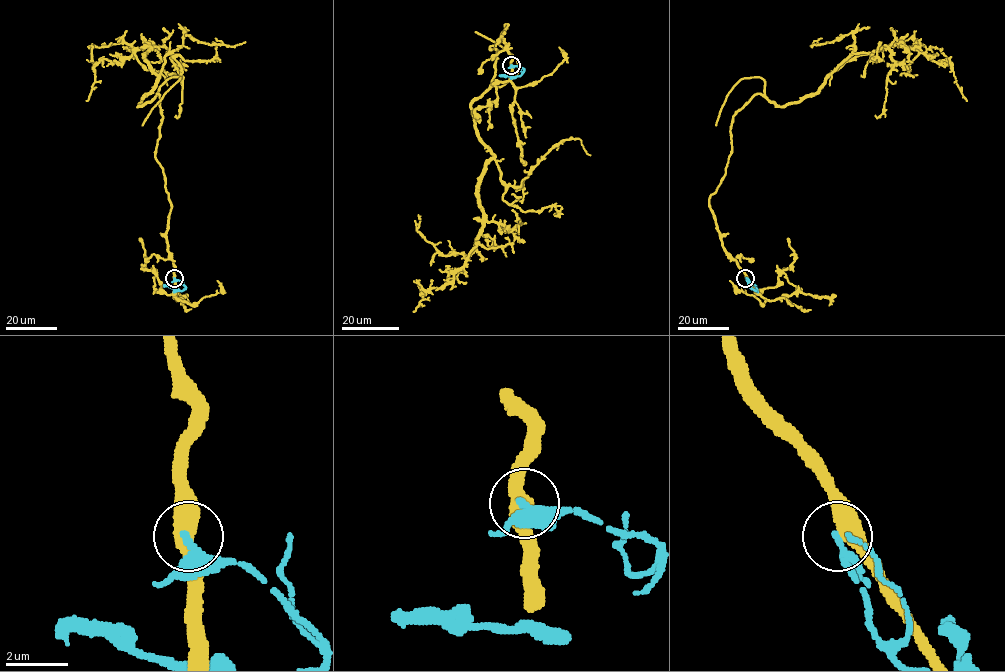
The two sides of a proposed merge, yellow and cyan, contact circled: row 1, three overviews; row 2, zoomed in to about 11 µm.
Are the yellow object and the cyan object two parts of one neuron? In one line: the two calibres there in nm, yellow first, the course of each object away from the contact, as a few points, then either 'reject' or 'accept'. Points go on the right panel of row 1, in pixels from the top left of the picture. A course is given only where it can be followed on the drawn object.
calibres 480 and 360 nm; course yellow (746, 278), (709, 199), (733, 116), (755, 95), (799, 102), (847, 61), (898, 44), (945, 59), (967, 100); course cyan (746, 278), (748, 285), (755, 290), (755, 285); reject

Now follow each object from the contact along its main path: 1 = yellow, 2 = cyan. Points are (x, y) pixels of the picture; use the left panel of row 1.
1: (174, 278), (159, 95), (138, 106), (158, 76), (148, 45), (121, 64), (102, 59), (86, 100)
2: (174, 278), (186, 288), (174, 290), (163, 285)

